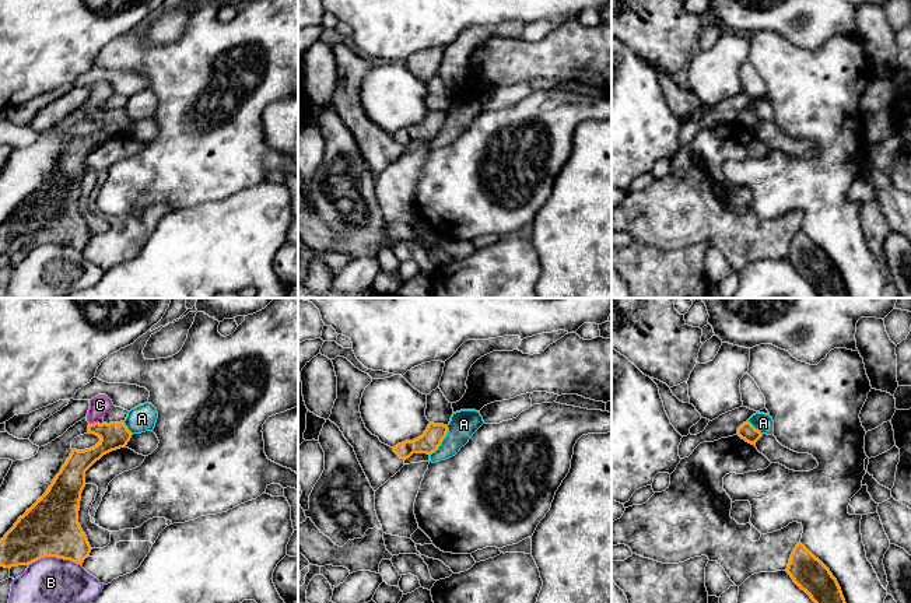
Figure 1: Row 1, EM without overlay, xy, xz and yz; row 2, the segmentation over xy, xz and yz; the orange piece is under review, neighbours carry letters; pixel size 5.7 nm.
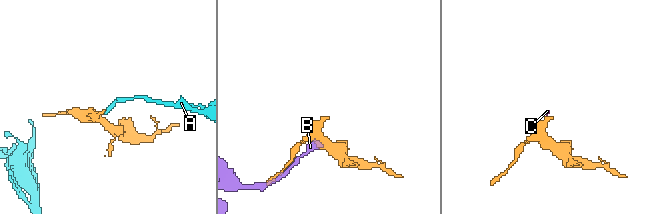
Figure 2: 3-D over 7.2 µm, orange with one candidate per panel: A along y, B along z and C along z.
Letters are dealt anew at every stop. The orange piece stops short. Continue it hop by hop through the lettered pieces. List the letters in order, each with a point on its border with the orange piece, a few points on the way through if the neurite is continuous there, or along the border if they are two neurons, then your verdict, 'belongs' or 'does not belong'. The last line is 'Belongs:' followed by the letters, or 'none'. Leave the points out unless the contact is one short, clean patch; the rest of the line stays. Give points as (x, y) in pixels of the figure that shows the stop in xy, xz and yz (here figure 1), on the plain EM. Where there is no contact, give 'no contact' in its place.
A: xz (441, 128) | along xz (447, 112), (447, 121), (430, 142) | does not belong
B: xy (53, 242) | does not belong
C: xy (94, 109) | across xy (114, 122), (101, 116), (94, 109), (94, 100), (100, 91) | belongs
Belongs: C

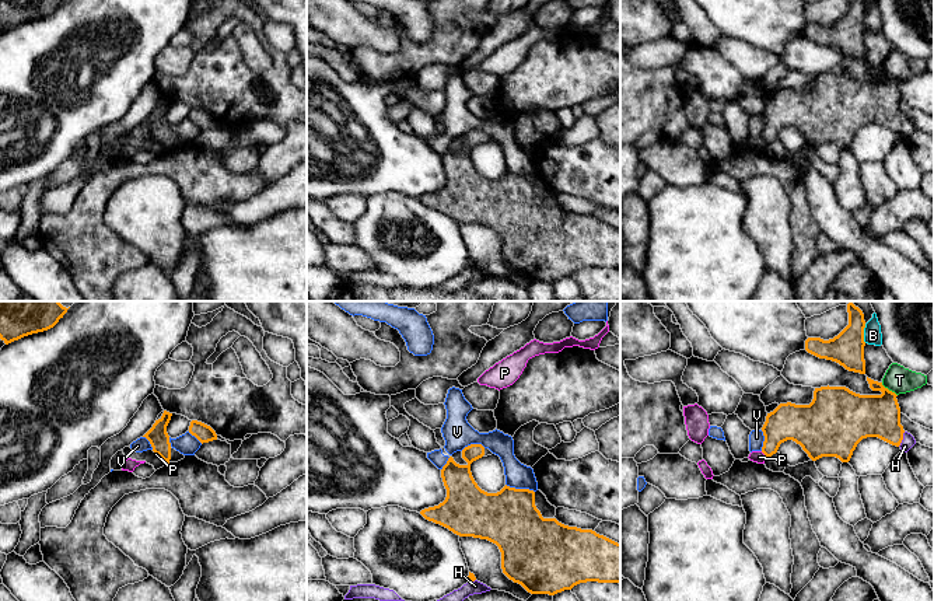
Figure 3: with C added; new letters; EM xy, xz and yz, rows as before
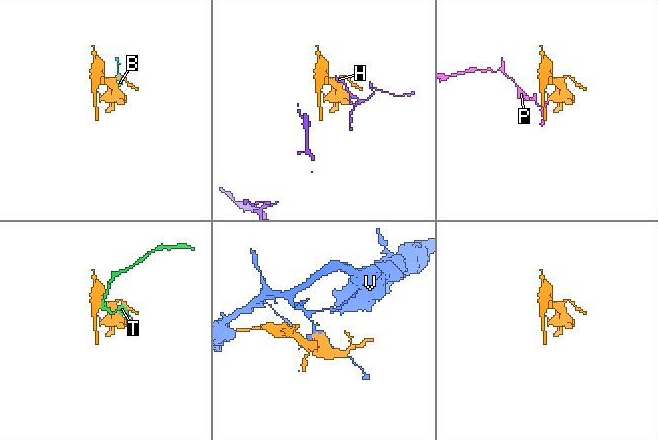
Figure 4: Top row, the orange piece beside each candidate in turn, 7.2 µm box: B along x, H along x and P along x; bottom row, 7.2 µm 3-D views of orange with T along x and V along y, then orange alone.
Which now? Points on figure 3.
B: yz (863, 20) | along yz (866, 10), (864, 28) | does not belong
H: yz (902, 125) | along yz (905, 118), (898, 132) | does not belong
P: yz (763, 139) | along yz (761, 137), (766, 143) | does not belong
T: yz (888, 76) | does not belong
V: xz (520, 175) | does not belong
Belongs: none

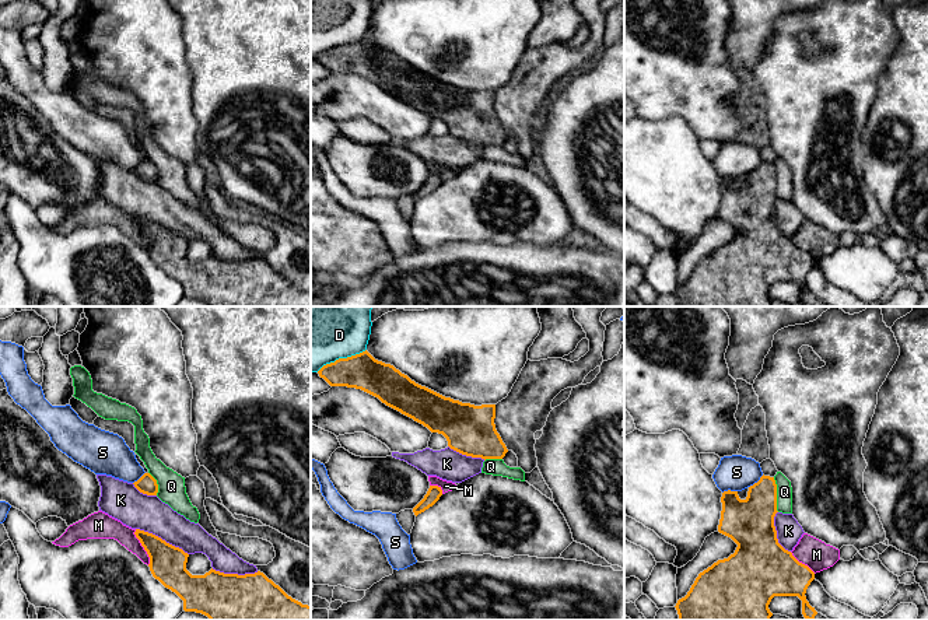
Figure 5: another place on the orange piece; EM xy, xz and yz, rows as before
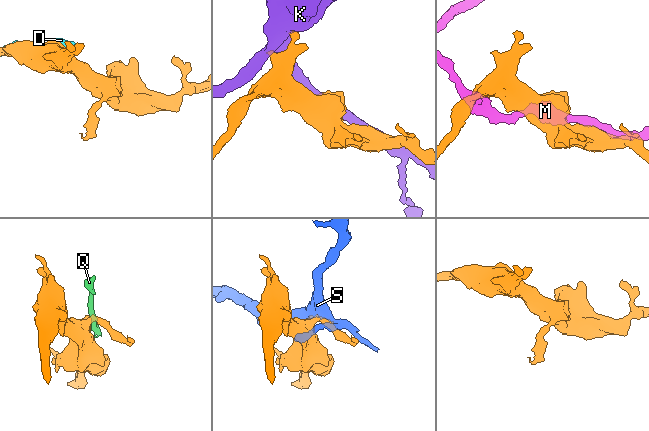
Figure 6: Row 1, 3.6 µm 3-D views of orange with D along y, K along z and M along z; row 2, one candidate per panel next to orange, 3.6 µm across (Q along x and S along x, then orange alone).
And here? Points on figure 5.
D: xz (340, 45) | does not belong
K: xy (161, 226) | does not belong
M: xy (143, 233) | does not belong
Q: yz (776, 181) | along yz (773, 164), (778, 198) | does not belong
S: yz (757, 168) | does not belong
Belongs: none

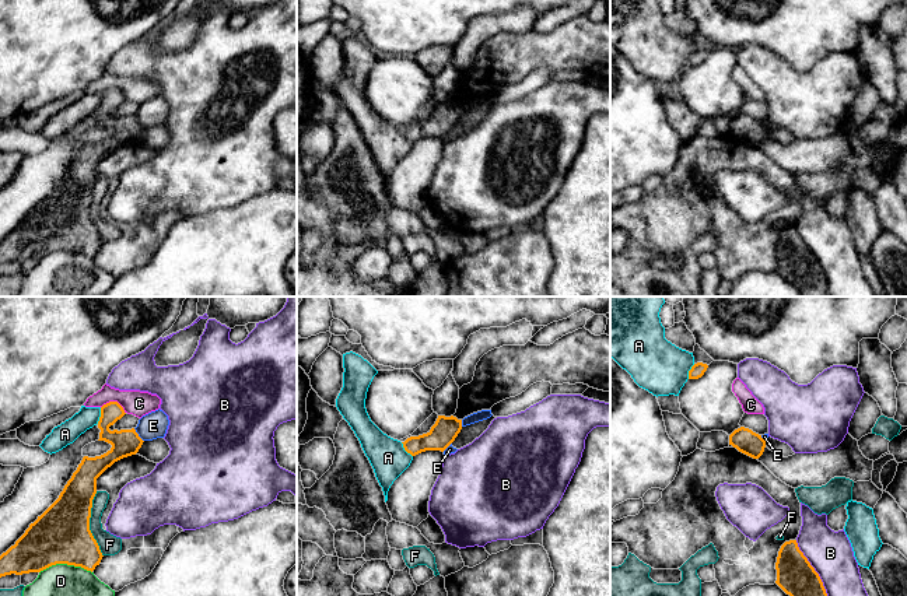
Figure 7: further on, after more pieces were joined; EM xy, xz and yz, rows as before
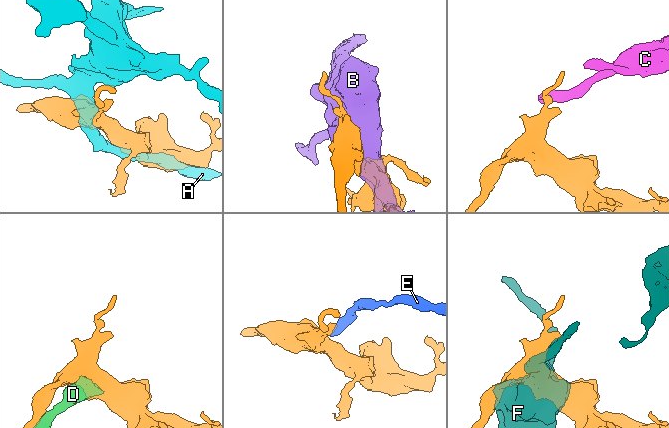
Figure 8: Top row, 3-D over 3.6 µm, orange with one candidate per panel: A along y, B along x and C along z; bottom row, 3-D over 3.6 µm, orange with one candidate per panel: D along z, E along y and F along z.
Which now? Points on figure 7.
A: xy (101, 102) | does not belong
B: yz (818, 262) | does not belong
C: xy (115, 88) | along xy (101, 93), (116, 88), (125, 100) | does not belong
D: xy (65, 249) | does not belong
E: xy (137, 122) | along xy (133, 115), (143, 128) | does not belong
F: xy (88, 210) | does not belong
Belongs: none

